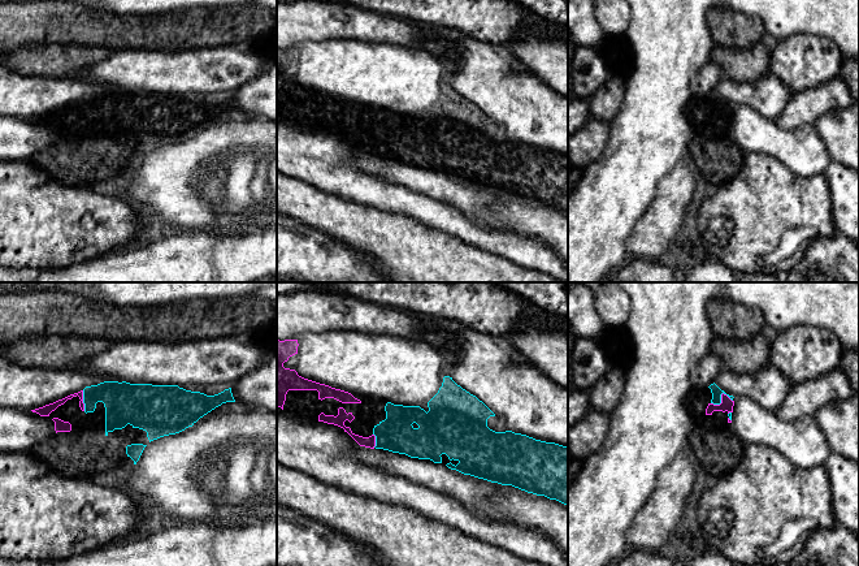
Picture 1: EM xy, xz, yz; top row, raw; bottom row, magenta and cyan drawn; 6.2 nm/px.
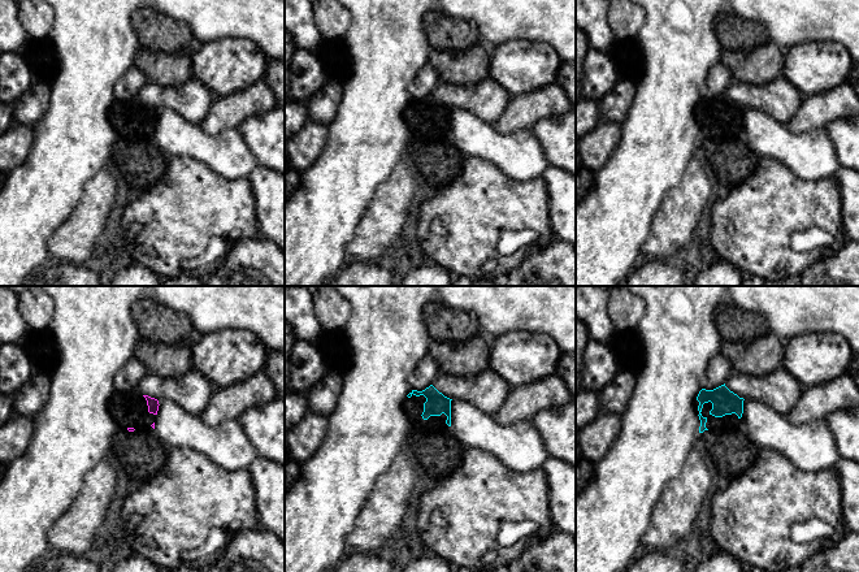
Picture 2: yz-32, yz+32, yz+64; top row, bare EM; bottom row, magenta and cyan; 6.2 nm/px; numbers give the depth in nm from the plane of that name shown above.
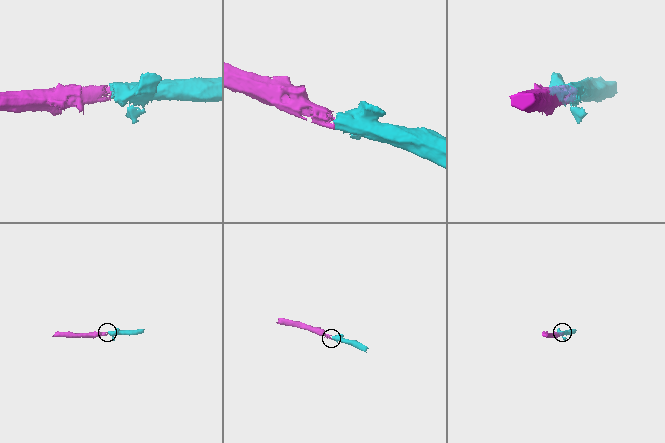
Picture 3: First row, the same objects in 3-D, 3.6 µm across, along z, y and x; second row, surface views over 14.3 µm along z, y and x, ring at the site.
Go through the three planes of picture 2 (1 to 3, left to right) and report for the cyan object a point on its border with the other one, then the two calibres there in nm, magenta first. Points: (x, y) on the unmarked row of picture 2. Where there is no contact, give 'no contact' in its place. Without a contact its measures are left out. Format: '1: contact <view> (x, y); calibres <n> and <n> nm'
1: no contact
2: no contact
3: no contact

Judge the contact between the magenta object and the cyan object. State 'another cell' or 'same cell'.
same cell

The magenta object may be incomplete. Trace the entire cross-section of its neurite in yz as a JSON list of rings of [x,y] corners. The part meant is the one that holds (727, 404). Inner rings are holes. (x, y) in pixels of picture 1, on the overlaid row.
[[[715,383],[708,386],[712,393],[712,399],[706,409],[706,415],[712,415],[713,411],[728,412],[728,423],[732,423],[732,412],[733,412],[733,396],[726,394],[721,390]]]

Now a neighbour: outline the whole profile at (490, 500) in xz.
[[[357,446],[353,455],[370,467],[450,494],[483,518],[537,530],[568,554],[568,506],[556,500],[464,475],[444,463],[383,449]]]

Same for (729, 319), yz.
[[[728,295],[711,298],[706,311],[713,334],[728,340],[750,340],[765,325],[760,310],[746,307]]]

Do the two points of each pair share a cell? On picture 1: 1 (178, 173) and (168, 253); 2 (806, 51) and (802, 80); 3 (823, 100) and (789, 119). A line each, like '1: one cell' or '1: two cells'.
1: two cells
2: one cell
3: one cell

